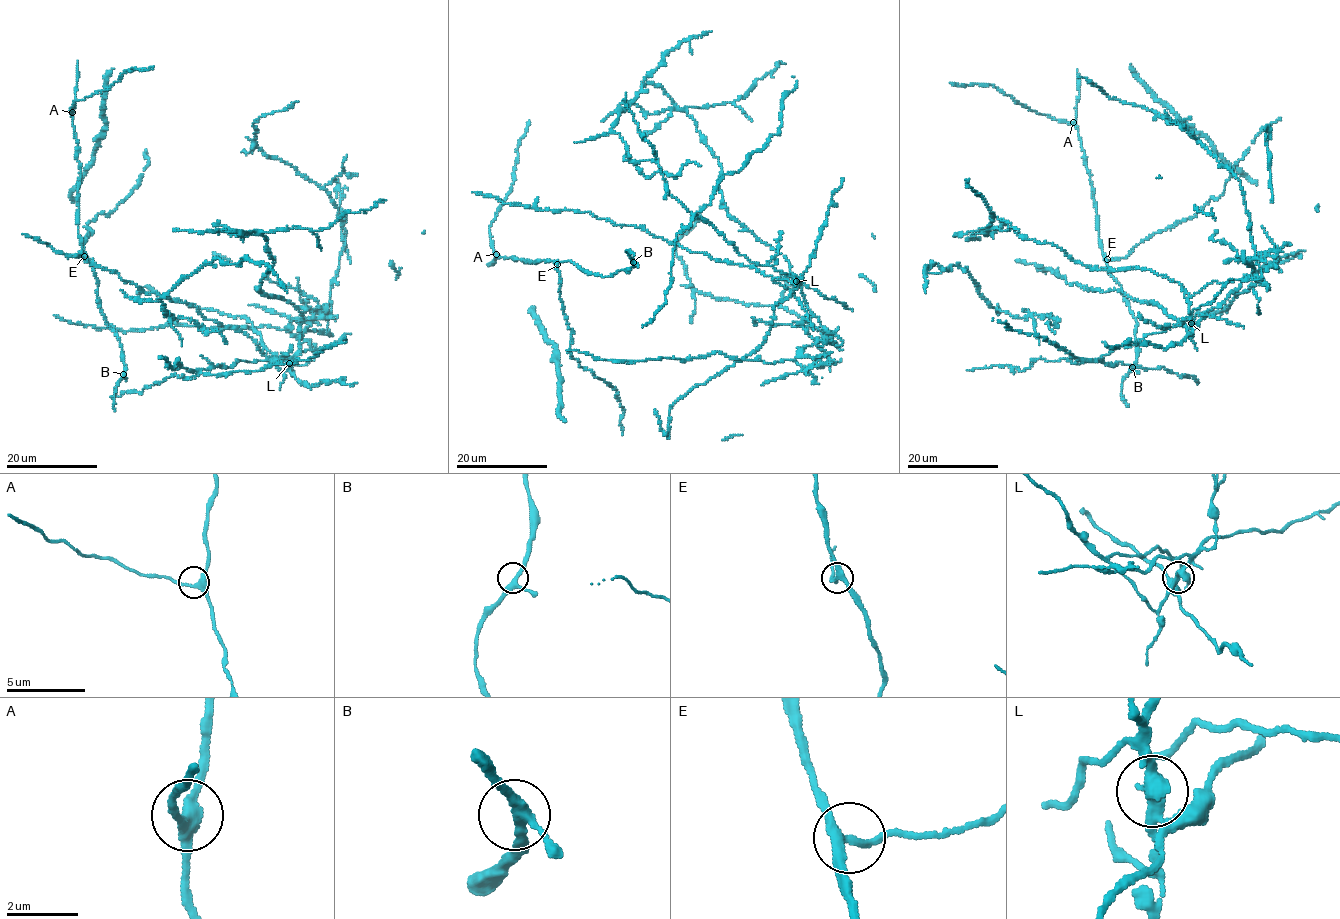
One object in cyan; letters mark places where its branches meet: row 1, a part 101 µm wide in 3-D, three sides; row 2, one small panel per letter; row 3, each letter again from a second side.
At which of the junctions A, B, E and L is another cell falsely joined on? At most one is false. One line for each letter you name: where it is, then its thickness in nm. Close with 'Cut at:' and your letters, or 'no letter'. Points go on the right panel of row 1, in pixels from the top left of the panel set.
L: at (1191, 323); 320 nm thick
Cut at: L

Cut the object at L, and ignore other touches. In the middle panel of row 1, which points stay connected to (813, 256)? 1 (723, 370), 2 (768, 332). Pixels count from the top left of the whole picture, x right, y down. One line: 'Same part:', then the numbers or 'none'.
Same part: 1, 2

